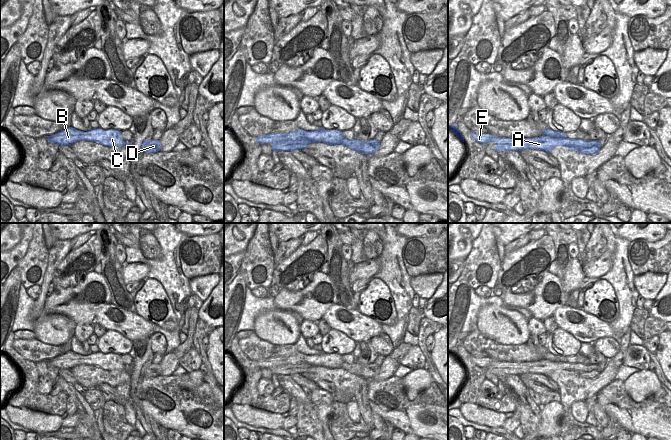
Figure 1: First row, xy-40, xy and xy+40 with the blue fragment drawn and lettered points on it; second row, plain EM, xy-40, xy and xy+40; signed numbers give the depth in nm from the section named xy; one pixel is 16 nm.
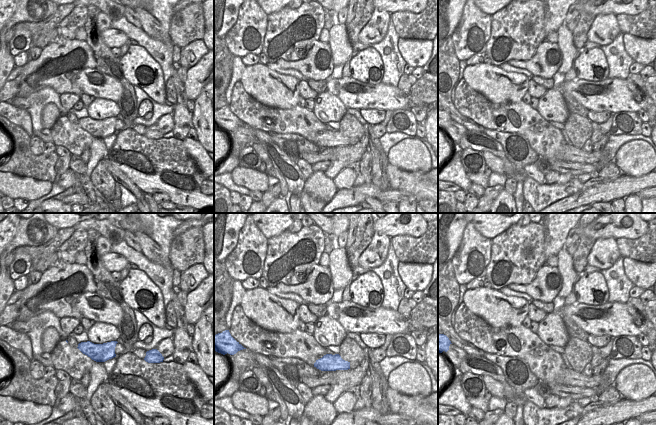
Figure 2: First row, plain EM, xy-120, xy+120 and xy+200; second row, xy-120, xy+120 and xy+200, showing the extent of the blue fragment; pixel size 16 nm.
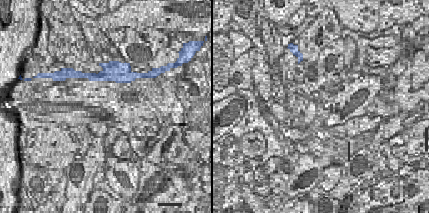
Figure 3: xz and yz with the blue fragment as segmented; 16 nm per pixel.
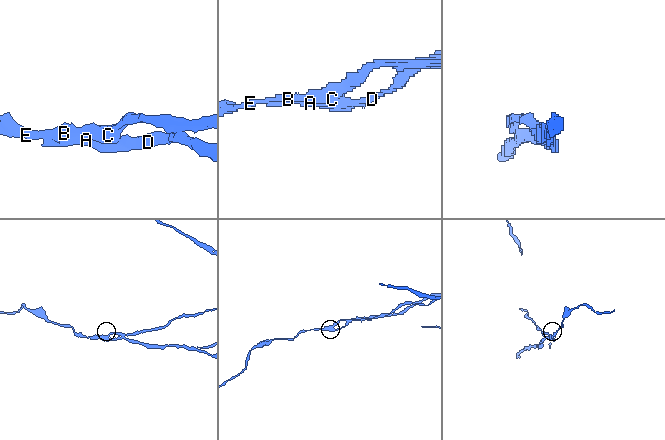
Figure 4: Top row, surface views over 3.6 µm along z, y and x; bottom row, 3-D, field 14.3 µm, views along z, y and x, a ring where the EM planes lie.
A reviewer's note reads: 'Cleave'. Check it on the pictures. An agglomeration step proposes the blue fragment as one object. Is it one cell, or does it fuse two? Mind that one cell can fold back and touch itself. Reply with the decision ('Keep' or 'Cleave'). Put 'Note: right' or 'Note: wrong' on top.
Note: right
Cleave.

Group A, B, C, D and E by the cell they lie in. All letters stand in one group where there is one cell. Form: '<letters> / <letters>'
A D / B C E

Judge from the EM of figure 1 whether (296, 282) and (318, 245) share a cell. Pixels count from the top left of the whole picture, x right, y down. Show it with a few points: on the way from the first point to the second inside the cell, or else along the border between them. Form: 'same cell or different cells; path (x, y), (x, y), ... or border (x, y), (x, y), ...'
same cell; path (280, 283), (280, 271), (302, 254)

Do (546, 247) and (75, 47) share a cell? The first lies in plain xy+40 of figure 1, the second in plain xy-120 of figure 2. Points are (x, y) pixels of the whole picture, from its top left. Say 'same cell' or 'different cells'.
different cells

